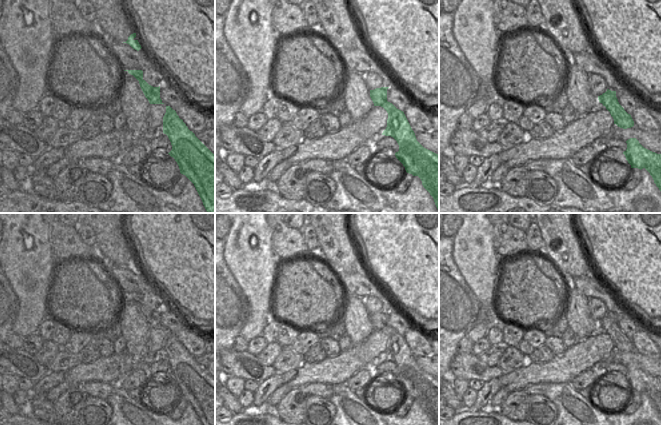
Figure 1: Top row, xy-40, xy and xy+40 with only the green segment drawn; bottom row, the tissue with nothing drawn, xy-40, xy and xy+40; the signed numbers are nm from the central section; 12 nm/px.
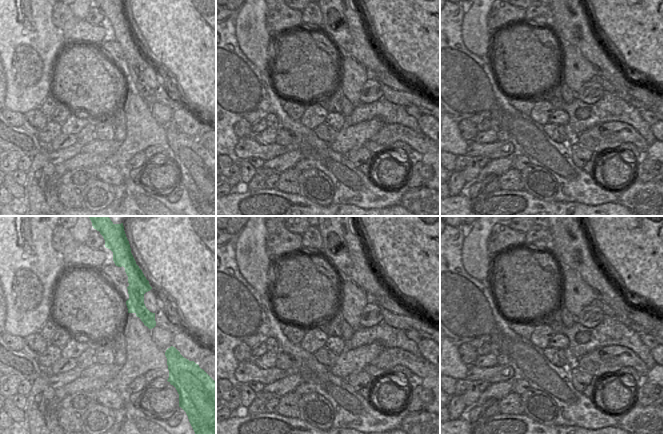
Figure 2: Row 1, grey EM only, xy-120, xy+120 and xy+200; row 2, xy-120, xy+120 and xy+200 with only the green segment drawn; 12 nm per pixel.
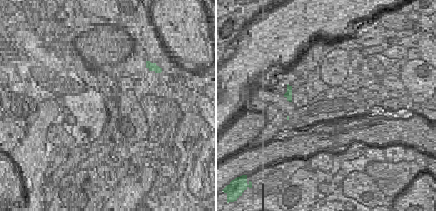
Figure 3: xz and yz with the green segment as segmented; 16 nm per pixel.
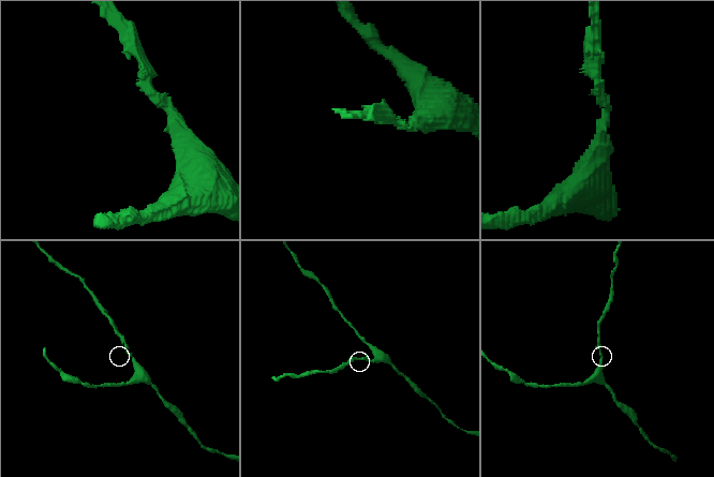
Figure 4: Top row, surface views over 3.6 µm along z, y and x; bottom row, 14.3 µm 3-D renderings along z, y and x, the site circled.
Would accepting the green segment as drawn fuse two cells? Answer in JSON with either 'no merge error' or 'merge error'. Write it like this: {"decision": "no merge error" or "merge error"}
{"decision": "no merge error"}

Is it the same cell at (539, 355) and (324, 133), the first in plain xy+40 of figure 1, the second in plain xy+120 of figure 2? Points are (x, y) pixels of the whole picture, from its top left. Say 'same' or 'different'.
same

